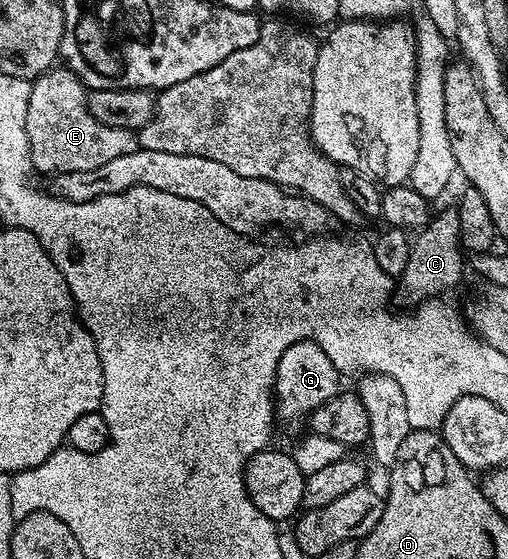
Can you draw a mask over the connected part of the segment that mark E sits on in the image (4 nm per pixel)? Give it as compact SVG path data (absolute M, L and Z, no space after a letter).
M52 68L31 82L29 112L25 112L25 132L29 136L31 164L46 176L65 172L89 172L109 164L117 156L137 149L137 134L125 128L109 128L89 112L89 91L72 70Z

